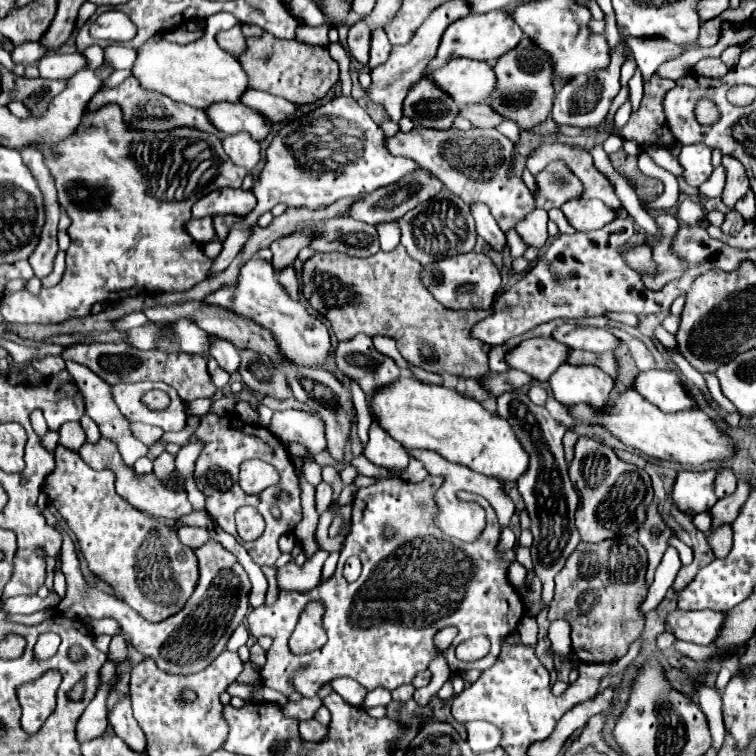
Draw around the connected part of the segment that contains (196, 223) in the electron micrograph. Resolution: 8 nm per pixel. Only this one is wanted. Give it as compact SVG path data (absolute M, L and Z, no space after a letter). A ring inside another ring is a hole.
M204 217L204 219L190 219L186 223L186 231L188 235L196 241L196 243L208 243L216 237L214 227L212 227L212 217Z

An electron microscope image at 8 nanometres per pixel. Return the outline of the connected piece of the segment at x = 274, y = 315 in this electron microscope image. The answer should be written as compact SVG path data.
M258 257L250 259L240 269L236 285L224 285L218 291L214 291L212 295L208 295L204 301L212 303L212 305L220 305L220 307L230 307L236 313L242 313L242 315L254 319L258 325L270 329L278 341L280 353L298 365L322 367L322 363L328 359L328 355L332 351L326 325L320 323L316 317L312 317L310 311L302 303L292 301L288 297L288 293L278 283L278 275L274 273L270 261L258 259Z

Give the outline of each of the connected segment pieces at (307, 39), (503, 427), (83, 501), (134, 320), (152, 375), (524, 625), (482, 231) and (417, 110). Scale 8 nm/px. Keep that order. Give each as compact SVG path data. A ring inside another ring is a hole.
M324 23L322 27L298 27L298 33L296 33L296 39L300 43L306 43L306 45L322 45L322 47L328 47L328 29L330 29L330 23Z
M400 377L384 391L370 397L370 413L406 449L430 449L444 459L470 467L476 473L500 481L516 481L528 467L528 455L518 443L508 421L488 413L478 401L454 389L422 383L414 377Z
M62 445L56 447L54 455L56 471L48 475L44 491L76 533L80 551L84 553L92 573L106 581L114 593L122 595L140 617L152 623L180 611L196 587L198 561L194 551L180 543L176 531L182 525L196 523L196 513L182 517L174 527L170 527L128 505L114 491L116 475L112 475L112 471L90 469L80 459L78 451Z
M128 313L128 315L112 321L112 329L114 331L128 331L132 327L142 327L146 323L148 323L148 319L144 319L142 313Z
M94 343L94 345L74 345L64 353L64 359L86 363L96 375L106 383L138 383L138 381L164 381L178 391L184 401L194 401L198 397L212 397L216 387L210 383L206 371L206 359L202 355L190 353L166 353L166 351L138 351L126 343Z
M524 615L520 619L520 623L518 623L518 633L520 633L520 641L524 645L534 647L536 645L536 635L538 635L538 623L536 623L536 619Z
M472 205L472 213L476 219L476 229L478 235L498 253L502 253L506 249L506 235L500 231L498 223L492 219L490 211L486 205Z
M420 79L404 99L404 115L416 125L448 129L458 115L458 105L428 79Z

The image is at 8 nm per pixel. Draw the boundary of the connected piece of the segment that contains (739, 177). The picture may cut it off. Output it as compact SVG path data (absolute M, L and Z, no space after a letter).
M728 155L722 157L722 167L726 169L726 185L722 191L722 201L728 209L732 209L734 203L746 195L750 185L748 185L748 177L746 177L744 167L734 157L728 157Z

